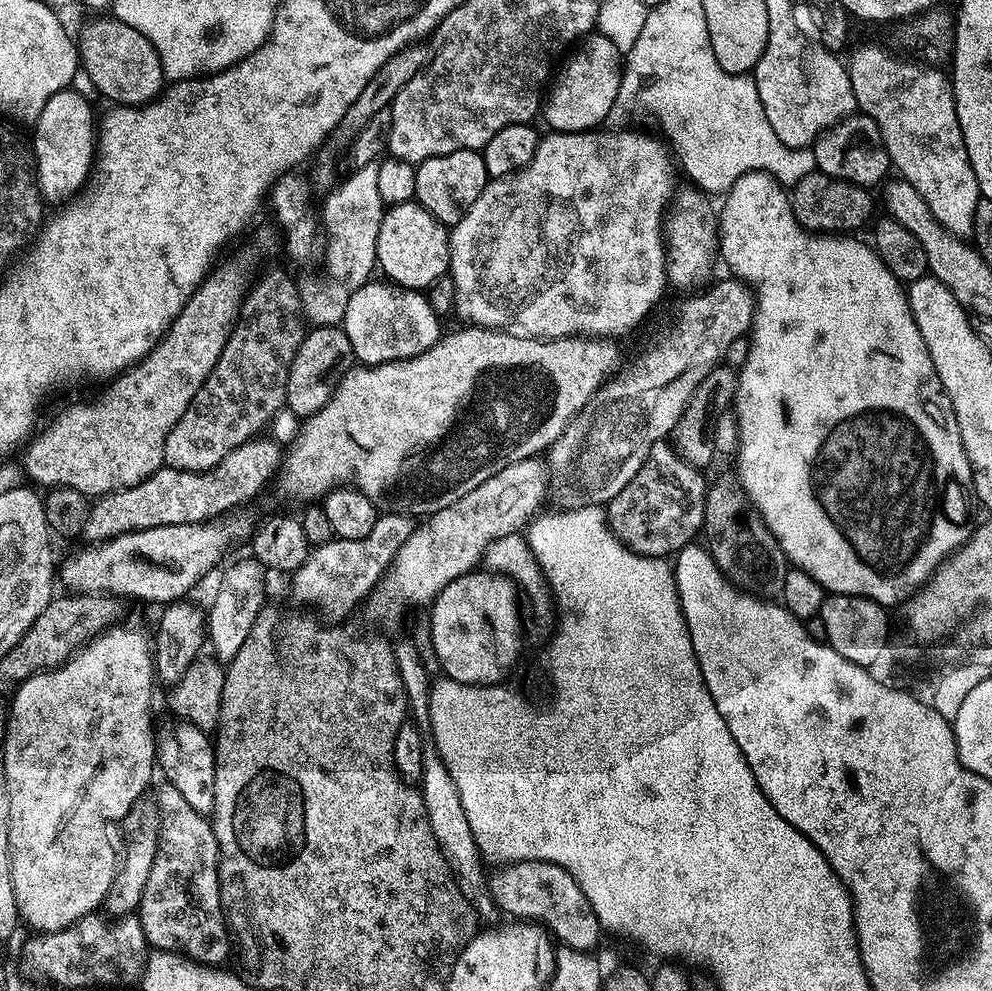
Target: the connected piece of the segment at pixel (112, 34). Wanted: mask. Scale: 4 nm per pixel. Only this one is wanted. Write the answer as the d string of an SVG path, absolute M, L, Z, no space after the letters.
M104 14L101 20L92 20L78 35L78 60L88 80L116 106L151 104L165 87L164 71L152 43L134 26Z

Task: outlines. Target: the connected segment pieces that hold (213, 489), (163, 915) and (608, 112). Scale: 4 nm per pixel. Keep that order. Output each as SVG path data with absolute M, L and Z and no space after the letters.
M253 438L247 444L238 446L217 468L208 472L183 472L177 468L167 466L157 470L150 478L146 478L138 486L127 488L121 492L112 492L108 496L101 496L91 505L88 514L88 528L94 530L101 538L121 536L124 532L150 530L154 526L174 526L175 524L202 524L206 520L215 520L223 517L223 512L236 508L246 500L252 499L263 490L268 479L275 477L282 463L282 448L272 440Z
M164 782L161 785L155 804L160 814L160 842L156 846L150 878L146 878L146 890L142 890L138 909L140 925L153 949L179 952L200 964L223 965L228 952L230 956L230 933L224 918L224 907L220 905L220 851L214 838L211 819L194 810L194 806L190 806L190 802L186 802L186 798L182 798L182 794L178 794L172 784Z
M589 34L575 45L563 64L564 69L555 73L547 89L542 104L542 120L544 116L549 124L547 127L554 132L590 132L599 129L603 125L600 123L613 115L612 107L620 89L622 53L616 49L614 42L610 42L610 38Z

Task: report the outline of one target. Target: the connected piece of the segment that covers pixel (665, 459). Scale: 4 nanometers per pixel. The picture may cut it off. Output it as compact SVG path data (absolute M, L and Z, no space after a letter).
M671 443L653 446L642 470L606 505L608 527L625 548L640 556L671 557L701 535L706 499L705 473L692 468Z

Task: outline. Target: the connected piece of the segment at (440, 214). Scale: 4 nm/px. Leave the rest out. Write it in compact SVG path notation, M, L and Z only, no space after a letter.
M454 150L454 154L438 154L416 165L415 203L421 204L439 224L451 226L464 217L466 210L478 202L478 194L489 182L486 162L477 150Z

